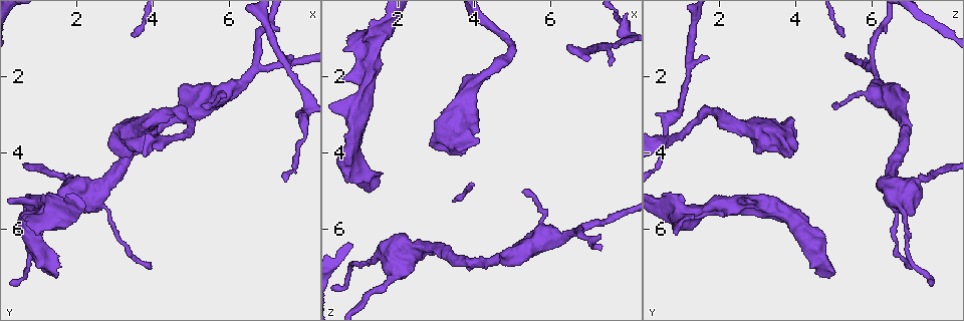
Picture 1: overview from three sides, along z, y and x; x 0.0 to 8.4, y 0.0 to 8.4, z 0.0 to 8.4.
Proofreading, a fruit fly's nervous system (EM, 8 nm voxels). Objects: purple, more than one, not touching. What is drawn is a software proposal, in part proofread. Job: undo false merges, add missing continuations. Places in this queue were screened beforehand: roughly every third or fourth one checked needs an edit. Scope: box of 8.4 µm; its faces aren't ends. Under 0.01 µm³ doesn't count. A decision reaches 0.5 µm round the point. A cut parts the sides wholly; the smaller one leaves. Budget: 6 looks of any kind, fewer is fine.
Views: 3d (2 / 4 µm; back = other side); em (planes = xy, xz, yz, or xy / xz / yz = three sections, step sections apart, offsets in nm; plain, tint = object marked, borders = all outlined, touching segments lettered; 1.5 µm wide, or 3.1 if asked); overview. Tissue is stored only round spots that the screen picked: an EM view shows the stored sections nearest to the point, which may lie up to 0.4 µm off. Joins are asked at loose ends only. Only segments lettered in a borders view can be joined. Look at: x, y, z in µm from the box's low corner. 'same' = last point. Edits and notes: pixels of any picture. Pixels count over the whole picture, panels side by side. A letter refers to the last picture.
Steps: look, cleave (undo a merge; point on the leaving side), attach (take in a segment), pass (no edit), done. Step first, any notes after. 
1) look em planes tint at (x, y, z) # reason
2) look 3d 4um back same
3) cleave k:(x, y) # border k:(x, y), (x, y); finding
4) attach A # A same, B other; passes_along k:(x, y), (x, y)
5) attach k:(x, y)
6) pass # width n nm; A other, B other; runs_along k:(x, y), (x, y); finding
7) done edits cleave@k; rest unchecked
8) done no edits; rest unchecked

look 3d 4um at (0.75, 5.90, 0.95) # an open end

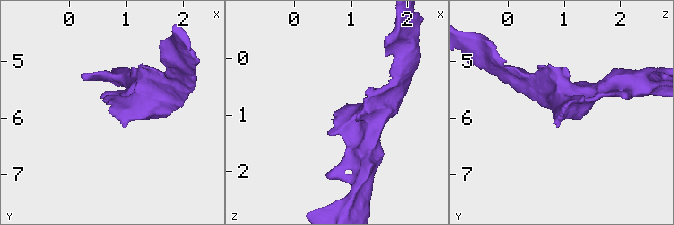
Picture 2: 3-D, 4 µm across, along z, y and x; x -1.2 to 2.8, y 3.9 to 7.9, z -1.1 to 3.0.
look em xy step 8 tint at (0.75, 5.95, 0.90)

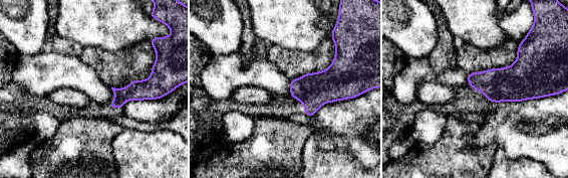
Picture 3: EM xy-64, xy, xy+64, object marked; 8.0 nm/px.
look em planes borders same

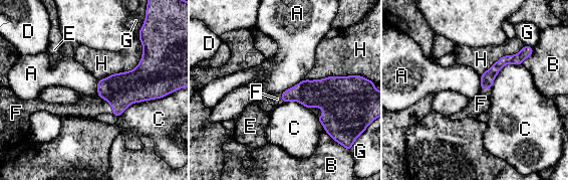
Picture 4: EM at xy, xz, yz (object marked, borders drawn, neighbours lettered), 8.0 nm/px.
attach 4:(87, 107) # A other, B other, C other, D other, E other, F same, G other, H other; passes_along 4:(120, 90), (108, 102), (87, 107); the neuron continues

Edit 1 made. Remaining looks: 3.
look overview # see it whole again

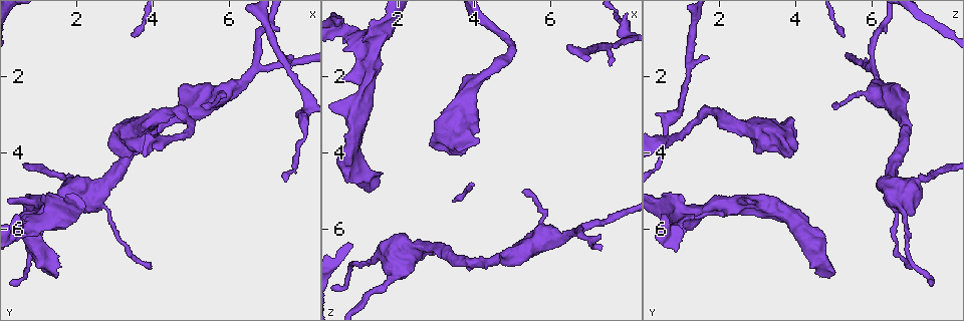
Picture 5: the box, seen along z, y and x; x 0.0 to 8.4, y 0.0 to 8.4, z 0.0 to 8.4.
look em yz step 8 tint at (3.00, 3.90, 3.80) # branch stops here

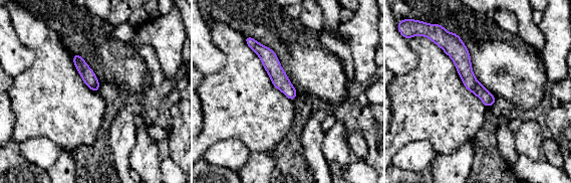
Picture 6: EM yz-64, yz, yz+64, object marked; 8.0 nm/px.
look em yz step 8 borders same

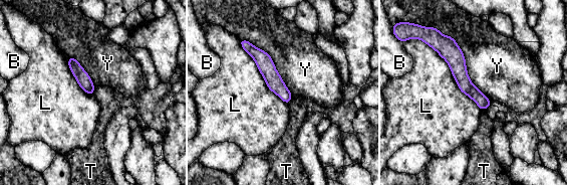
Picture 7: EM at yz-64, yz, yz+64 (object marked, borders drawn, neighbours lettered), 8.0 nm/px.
pass # B other, L other, T other, Y other; no lettered segment goes on from it

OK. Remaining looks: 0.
done edits attach@4; rest unchecked

